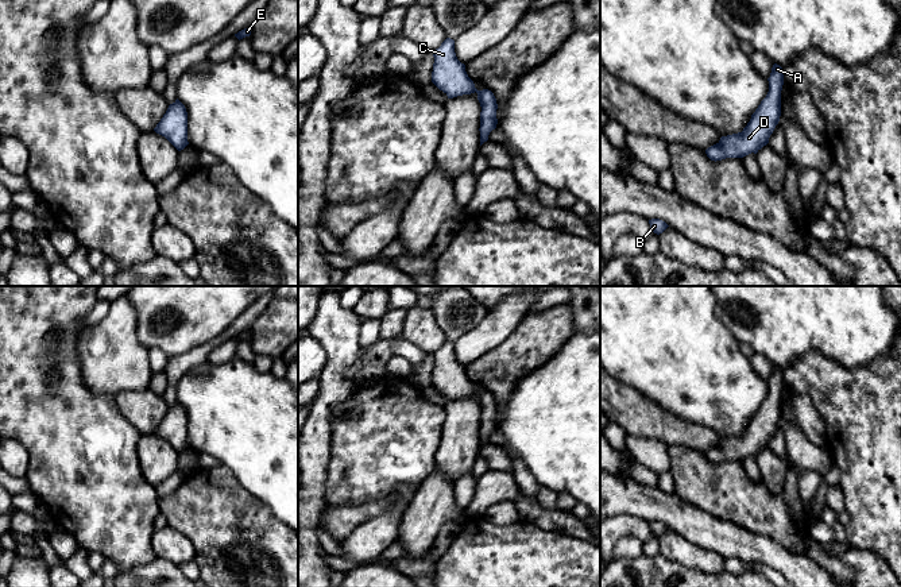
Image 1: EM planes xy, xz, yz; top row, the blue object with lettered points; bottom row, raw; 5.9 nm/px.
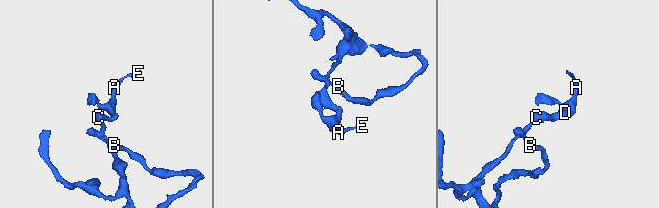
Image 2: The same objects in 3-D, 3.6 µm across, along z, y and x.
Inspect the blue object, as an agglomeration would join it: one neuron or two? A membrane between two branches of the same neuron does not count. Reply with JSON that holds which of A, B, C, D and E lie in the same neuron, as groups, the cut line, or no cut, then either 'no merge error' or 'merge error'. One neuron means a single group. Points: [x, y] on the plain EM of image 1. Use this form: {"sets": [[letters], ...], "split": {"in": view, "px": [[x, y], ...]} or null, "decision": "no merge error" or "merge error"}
{"sets": [["A", "B", "C", "D", "E"]], "split": null, "decision": "no merge error"}

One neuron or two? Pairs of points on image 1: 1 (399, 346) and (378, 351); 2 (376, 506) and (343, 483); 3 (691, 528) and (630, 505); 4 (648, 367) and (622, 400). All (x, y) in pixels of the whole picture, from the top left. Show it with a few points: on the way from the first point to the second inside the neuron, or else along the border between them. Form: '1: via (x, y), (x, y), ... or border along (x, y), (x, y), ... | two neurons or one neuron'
1: border along (401, 338), (394, 343), (393, 354) | two neurons
2: border along (397, 487), (379, 498), (337, 505) | two neurons
3: via (676, 514), (658, 505), (645, 505) | one neuron
4: border along (614, 377), (634, 386), (658, 405) | two neurons

